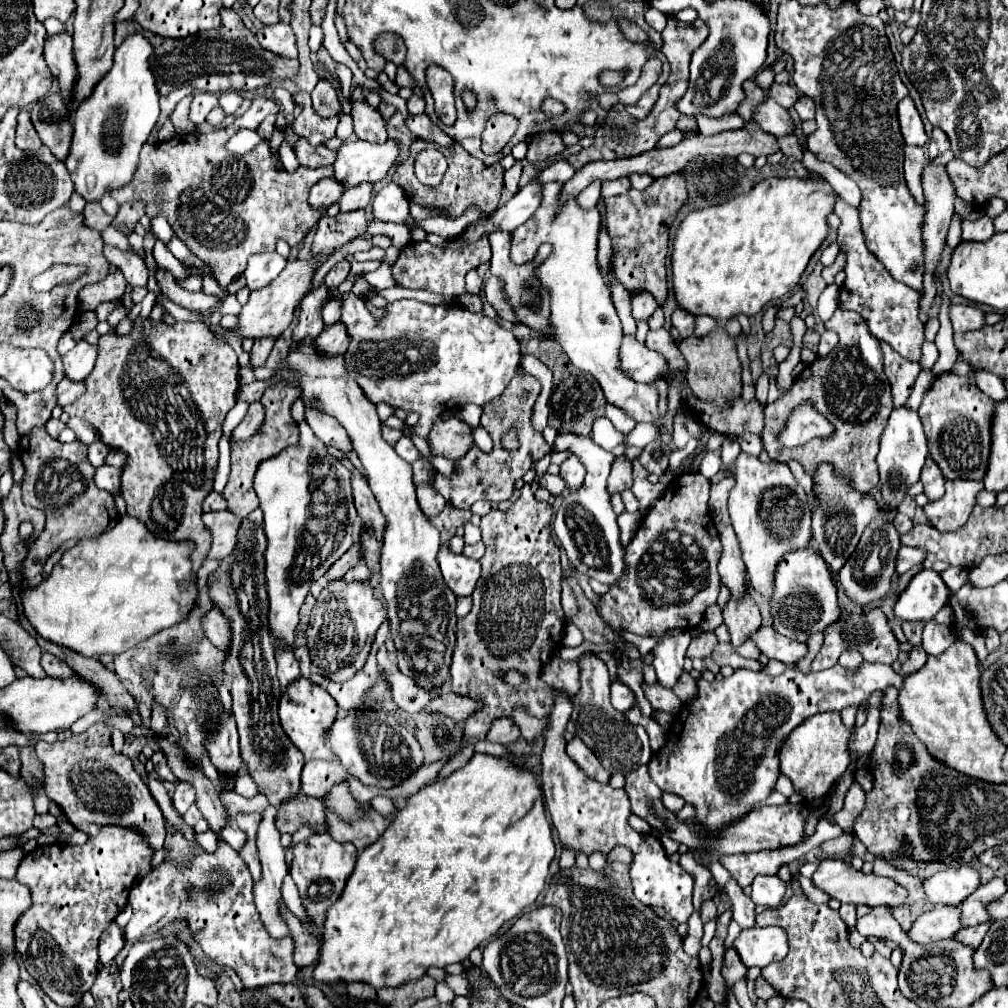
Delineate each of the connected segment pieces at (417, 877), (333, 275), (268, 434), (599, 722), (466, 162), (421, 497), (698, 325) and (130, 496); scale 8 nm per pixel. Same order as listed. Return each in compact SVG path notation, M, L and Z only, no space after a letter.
M480 753L472 755L472 759L462 769L454 771L452 775L448 775L444 779L438 779L432 785L426 785L416 795L412 795L408 799L406 807L396 813L394 821L388 825L384 835L376 843L372 843L370 847L366 847L364 851L358 853L356 867L348 879L340 899L328 909L324 931L322 931L320 961L314 969L314 977L324 983L364 981L364 983L370 983L372 987L380 989L380 987L396 987L396 985L408 983L412 979L418 979L426 973L428 967L446 967L450 963L464 961L474 947L482 945L484 941L490 941L506 921L514 919L522 909L526 909L528 905L532 905L536 901L536 897L542 893L542 889L546 885L548 869L550 869L554 855L556 855L556 845L554 845L554 837L552 837L552 825L548 823L542 789L540 789L536 775L530 769L512 765L506 759L496 759L492 755L480 755Z
M340 261L340 263L336 263L336 265L328 271L328 275L324 277L324 281L326 281L328 287L338 287L342 281L346 281L348 273L350 273L350 263L348 263L348 261Z
M276 383L274 387L266 389L264 397L262 397L262 405L266 407L266 419L260 425L260 431L256 431L256 435L252 435L252 439L244 439L244 443L230 443L230 453L232 453L232 471L224 489L224 499L228 501L228 511L232 511L238 517L248 517L250 511L254 511L258 507L258 497L252 489L252 477L254 471L258 467L260 461L280 453L282 449L296 445L298 443L298 425L292 419L292 405L298 399L298 389L288 387L284 383Z
M586 651L580 659L580 691L574 697L572 721L576 721L576 737L580 737L600 759L610 773L628 775L640 765L646 765L652 757L648 745L648 733L642 725L632 725L624 713L616 711L610 703L610 675L606 663L592 651Z
M416 141L412 143L410 147L410 157L398 165L392 181L402 187L402 191L406 193L406 197L418 205L424 205L424 207L442 207L448 211L448 217L460 217L464 213L464 209L468 205L478 205L486 215L490 215L492 211L496 211L498 207L498 201L502 194L502 179L504 175L504 169L500 163L494 163L492 165L486 165L482 163L480 159L472 157L466 149L462 149L458 143L452 145L452 147L444 147L442 153L448 161L448 171L442 179L440 185L436 187L428 187L428 185L422 185L416 175L414 175L414 159L416 159L416 153L420 153L422 149L426 147L434 147L434 143L428 143L428 141Z
M418 485L416 499L420 503L420 509L427 517L429 513L440 513L446 505L446 499L440 493L436 493L432 485Z
M698 316L695 322L694 335L696 337L704 337L704 335L708 335L710 331L714 331L716 325L718 325L716 319L708 316Z
M136 315L132 325L134 329L130 335L108 333L100 337L98 361L86 379L88 389L76 403L64 407L64 411L92 423L104 445L128 455L120 485L126 513L148 525L148 531L156 537L172 541L192 539L196 543L192 565L194 571L198 571L212 545L212 533L202 521L202 501L212 491L222 421L228 409L236 403L240 367L236 353L226 343L216 343L216 337L204 323L172 325Z

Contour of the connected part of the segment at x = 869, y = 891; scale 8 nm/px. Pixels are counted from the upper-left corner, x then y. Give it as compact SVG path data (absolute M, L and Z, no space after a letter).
M824 859L816 869L816 873L812 875L812 881L818 889L826 891L830 897L838 899L840 903L854 903L854 905L868 905L868 907L884 905L892 909L892 907L906 905L906 899L908 899L908 891L902 885L898 885L894 879L856 871L850 863L842 859Z

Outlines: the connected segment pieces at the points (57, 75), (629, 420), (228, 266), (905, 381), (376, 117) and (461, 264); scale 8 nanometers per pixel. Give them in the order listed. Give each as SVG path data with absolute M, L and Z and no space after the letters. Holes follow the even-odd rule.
M68 33L46 37L44 59L54 79L60 85L60 93L64 101L68 101L68 95L72 95L72 83L76 83L76 63L72 59L72 37Z
M612 403L606 405L606 417L608 417L608 419L612 421L612 425L614 425L618 431L622 431L622 433L630 433L630 431L634 429L634 425L636 425L634 417L630 417L624 409L620 409L620 407L612 405Z
M190 133L176 135L166 143L144 145L132 181L109 193L120 205L142 201L151 219L158 213L166 215L176 237L212 267L222 287L242 275L246 259L252 253L274 251L278 239L288 245L302 241L322 217L322 211L316 211L308 203L308 191L316 181L332 177L332 167L298 167L296 173L282 175L268 143L260 143L250 153L236 157L224 149L226 141L228 135ZM158 167L164 167L172 175L164 185L152 179ZM161 192L162 201L157 204L155 196Z
M880 343L880 345L884 351L884 371L892 387L892 403L896 409L896 407L902 407L910 397L914 381L920 373L920 365L900 357L888 343Z
M362 87L352 89L350 97L352 105L352 119L354 119L354 133L358 139L368 139L374 143L382 143L386 139L386 123L376 107L372 107L366 97Z
M464 233L450 239L444 247L432 247L428 241L410 241L396 263L392 265L392 277L398 287L406 289L426 289L444 297L460 297L464 289L464 277L468 271L476 269L480 263L490 261L490 241L488 235L480 237L476 243L468 243Z

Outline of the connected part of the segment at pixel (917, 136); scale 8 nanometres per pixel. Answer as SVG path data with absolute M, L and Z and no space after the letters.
M910 95L904 97L898 103L898 123L900 123L900 131L902 131L902 137L904 137L906 145L922 147L926 143L928 137L924 133L924 125L922 125L920 113L914 107L914 101Z

